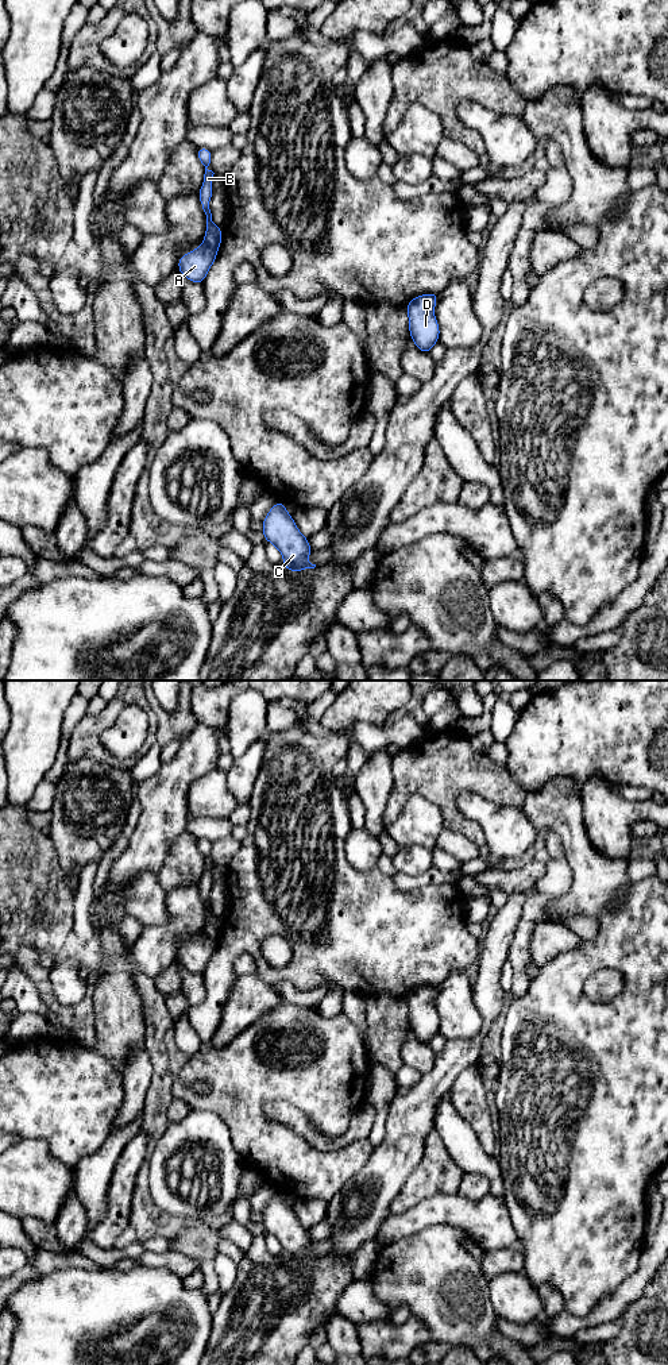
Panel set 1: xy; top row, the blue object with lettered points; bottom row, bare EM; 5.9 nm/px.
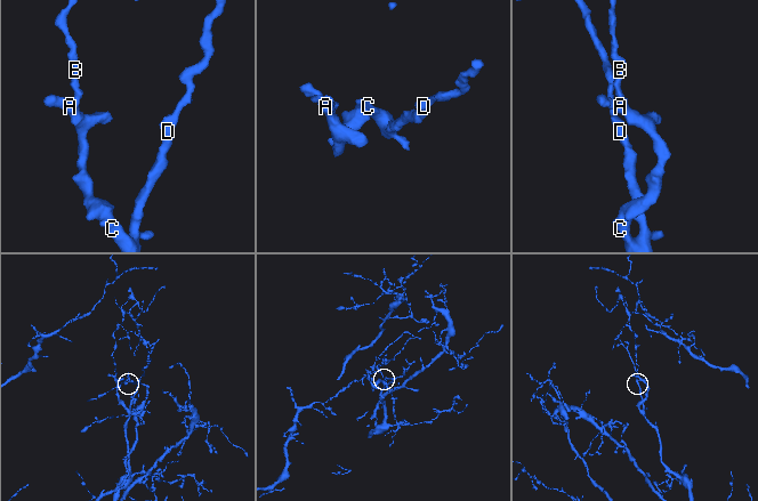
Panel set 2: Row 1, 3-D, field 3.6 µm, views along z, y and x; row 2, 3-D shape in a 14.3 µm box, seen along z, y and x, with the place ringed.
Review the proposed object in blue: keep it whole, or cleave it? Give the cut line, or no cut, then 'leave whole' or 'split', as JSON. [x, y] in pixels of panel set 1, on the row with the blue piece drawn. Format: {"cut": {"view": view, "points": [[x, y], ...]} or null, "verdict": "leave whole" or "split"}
{"cut": {"view": "xy", "points": [[204, 242], [216, 250]]}, "verdict": "split"}

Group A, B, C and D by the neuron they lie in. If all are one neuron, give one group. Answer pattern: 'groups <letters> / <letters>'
groups A C D / B

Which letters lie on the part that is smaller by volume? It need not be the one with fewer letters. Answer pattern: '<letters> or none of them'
B

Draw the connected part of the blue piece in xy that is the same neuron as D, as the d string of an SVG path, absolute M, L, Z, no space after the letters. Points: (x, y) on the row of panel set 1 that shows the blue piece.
M428 293L412 298L406 305L410 338L424 354L429 354L439 342L440 327L433 311L437 300L439 293Z

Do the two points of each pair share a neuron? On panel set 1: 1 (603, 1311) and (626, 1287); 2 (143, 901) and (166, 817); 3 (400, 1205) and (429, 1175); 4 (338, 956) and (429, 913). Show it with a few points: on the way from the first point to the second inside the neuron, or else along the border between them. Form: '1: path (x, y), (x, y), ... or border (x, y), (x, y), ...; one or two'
1: path (609, 1306), (622, 1292); one
2: border (157, 872), (139, 872), (124, 890); two
3: path (406, 1198), (423, 1182); one
4: path (360, 939), (404, 939), (406, 936); one

